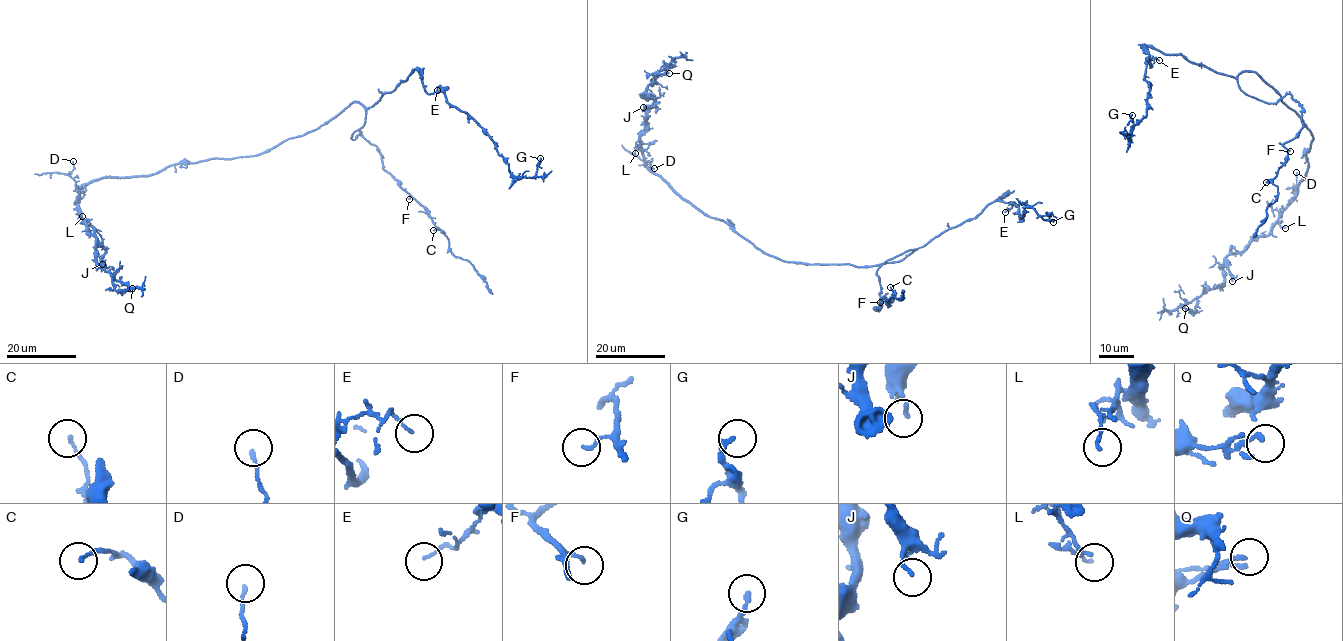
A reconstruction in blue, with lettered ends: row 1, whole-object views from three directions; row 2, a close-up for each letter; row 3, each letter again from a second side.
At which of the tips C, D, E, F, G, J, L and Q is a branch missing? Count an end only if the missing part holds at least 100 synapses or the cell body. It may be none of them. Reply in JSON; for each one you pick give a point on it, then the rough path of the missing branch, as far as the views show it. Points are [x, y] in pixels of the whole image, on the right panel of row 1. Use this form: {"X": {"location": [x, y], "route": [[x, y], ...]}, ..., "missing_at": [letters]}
{"missing_at": []}

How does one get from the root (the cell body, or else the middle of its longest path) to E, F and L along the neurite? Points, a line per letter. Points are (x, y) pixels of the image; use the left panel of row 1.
E: (282, 142), (314, 131), (350, 104), (372, 107), (414, 69), (424, 89), (432, 93), (437, 90)
F: (282, 142), (314, 131), (360, 102), (365, 121), (351, 138), (361, 133), (376, 147), (382, 168), (409, 199)
L: (282, 142), (253, 156), (181, 162), (147, 176), (100, 178), (79, 192), (77, 211), (82, 216)

